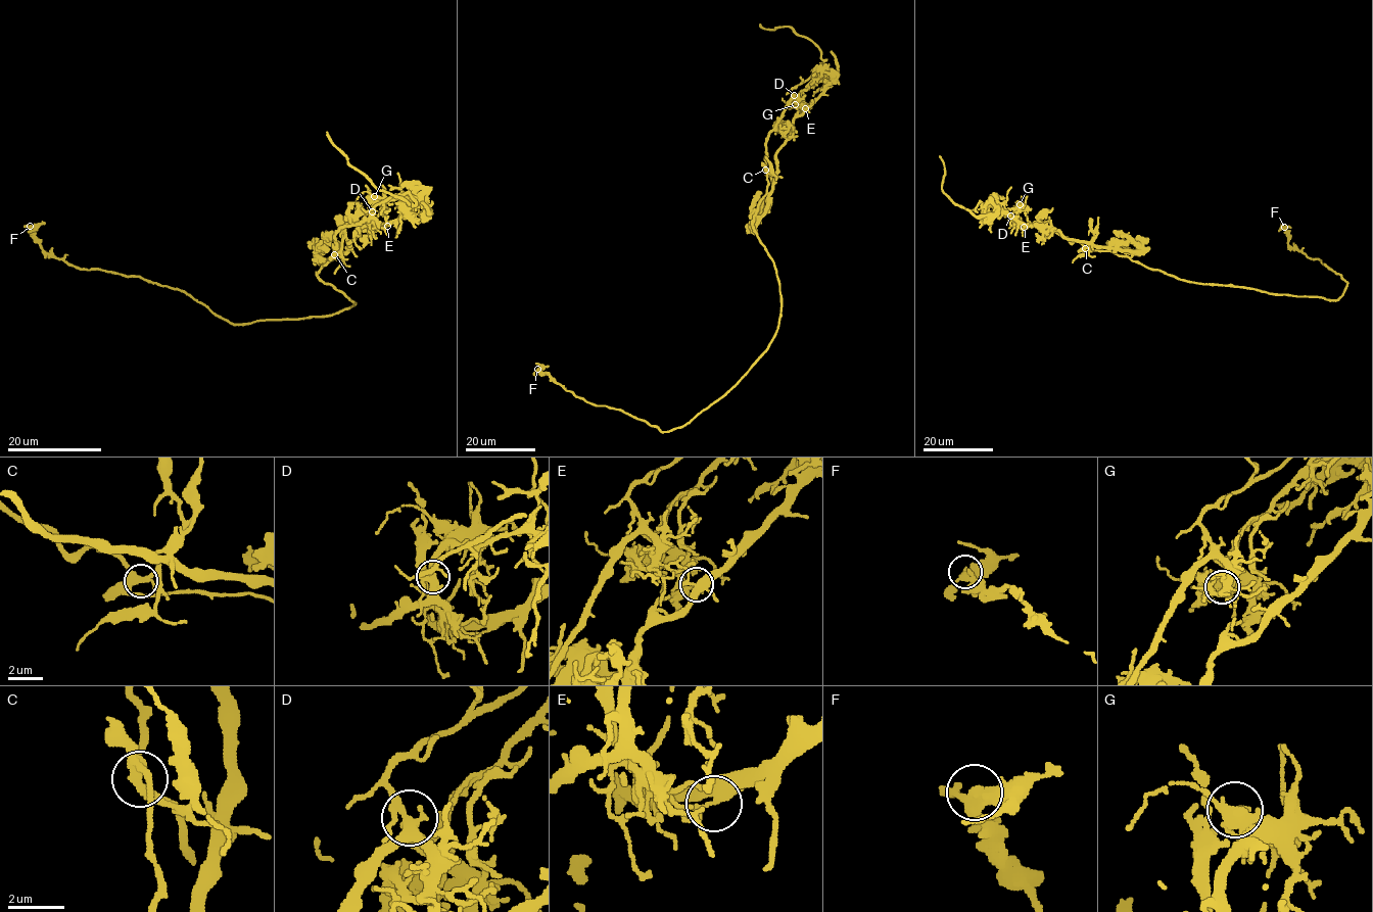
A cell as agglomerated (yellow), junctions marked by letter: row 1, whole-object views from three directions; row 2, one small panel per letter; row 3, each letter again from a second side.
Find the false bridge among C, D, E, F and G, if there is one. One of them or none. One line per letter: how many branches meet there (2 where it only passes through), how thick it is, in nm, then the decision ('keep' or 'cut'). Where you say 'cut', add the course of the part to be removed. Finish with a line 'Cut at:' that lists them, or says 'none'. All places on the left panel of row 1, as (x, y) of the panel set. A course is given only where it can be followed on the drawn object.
C: 5 branches meet; 360 nm thick; keep
D: 5 branches meet; 360 nm thick; keep
E: 4 branches meet; 400 nm thick; cut; foreign part runs (387, 226), (334, 236), (317, 276), (348, 308), (233, 324), (182, 291), (67, 264), (31, 230), (45, 223)
F: 3 branches meet; 360 nm thick; keep
G: 3 branches meet; 400 nm thick; keep
Cut at: E

